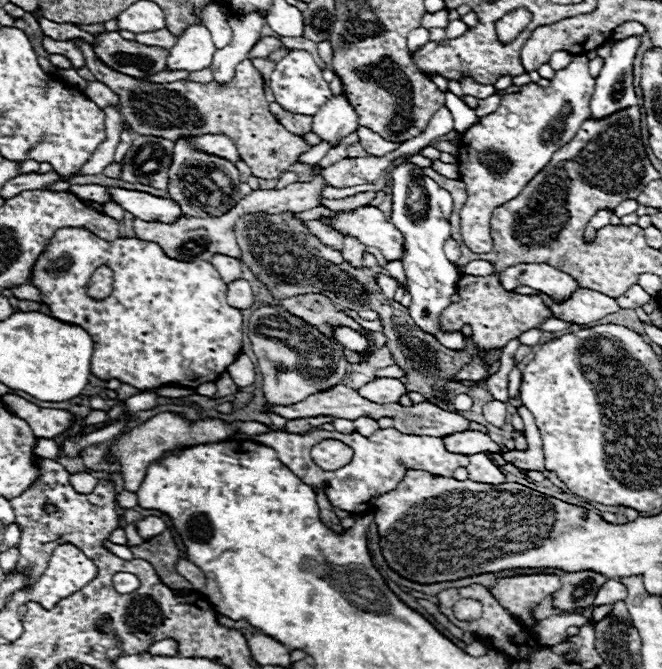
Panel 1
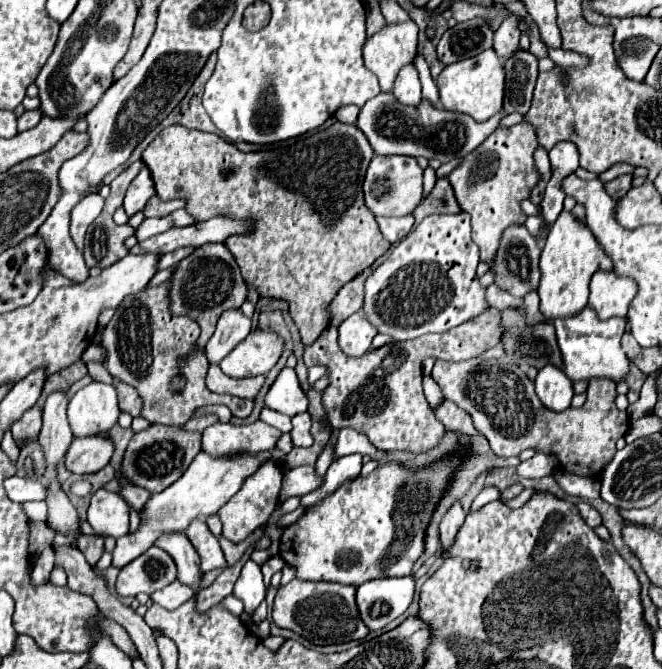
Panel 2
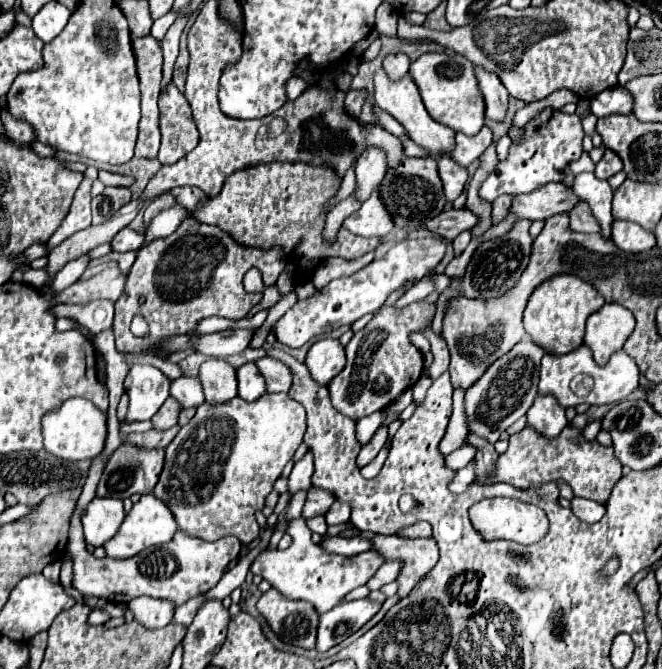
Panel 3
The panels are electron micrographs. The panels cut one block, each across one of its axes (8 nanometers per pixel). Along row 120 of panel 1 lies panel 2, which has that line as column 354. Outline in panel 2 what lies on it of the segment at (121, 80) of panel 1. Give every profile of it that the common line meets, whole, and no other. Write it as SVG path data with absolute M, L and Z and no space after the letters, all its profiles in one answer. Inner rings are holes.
M336 122L332 124L330 128L326 130L318 130L314 132L312 136L304 136L300 138L296 144L292 146L282 146L282 148L276 148L276 150L270 150L270 152L238 152L238 148L234 144L228 144L226 140L222 140L220 136L216 134L206 134L206 132L200 132L200 130L190 130L190 128L184 128L184 126L168 126L164 128L148 146L146 150L142 152L142 162L148 166L148 170L152 172L152 180L156 184L156 194L158 198L162 200L174 200L174 198L186 198L188 204L186 204L186 210L198 220L208 220L210 216L228 216L228 218L254 218L256 220L256 232L250 234L250 236L232 236L226 240L226 246L228 250L234 254L238 266L240 266L240 272L244 276L244 280L248 284L252 284L258 294L262 298L282 298L290 304L290 316L294 318L300 334L302 334L302 342L304 344L314 344L314 340L318 340L318 336L328 328L330 324L330 304L332 304L332 298L338 294L338 290L348 284L352 278L356 278L360 272L364 272L366 268L370 268L382 254L388 252L388 248L392 246L388 240L384 240L384 236L380 234L378 230L378 224L374 220L374 214L366 208L364 204L364 192L362 192L362 182L364 182L364 174L366 174L366 168L372 160L372 148L366 140L366 136L362 136L362 132L358 132L358 128L354 124L342 124L342 122Z

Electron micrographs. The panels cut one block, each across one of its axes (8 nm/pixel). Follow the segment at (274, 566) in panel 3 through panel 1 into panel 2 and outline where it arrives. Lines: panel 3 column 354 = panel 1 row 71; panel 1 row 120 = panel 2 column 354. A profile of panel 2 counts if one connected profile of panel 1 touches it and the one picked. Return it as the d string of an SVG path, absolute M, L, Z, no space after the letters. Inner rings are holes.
M462 454L446 456L440 462L434 462L426 468L412 470L398 462L386 462L378 466L366 478L354 478L344 482L324 500L306 508L306 512L295 523L284 528L280 538L280 556L282 560L296 570L298 580L314 580L314 582L340 582L340 584L356 584L360 586L366 580L382 578L382 576L408 576L412 572L414 562L424 552L424 538L432 514L442 500L448 482L454 472L462 464Z

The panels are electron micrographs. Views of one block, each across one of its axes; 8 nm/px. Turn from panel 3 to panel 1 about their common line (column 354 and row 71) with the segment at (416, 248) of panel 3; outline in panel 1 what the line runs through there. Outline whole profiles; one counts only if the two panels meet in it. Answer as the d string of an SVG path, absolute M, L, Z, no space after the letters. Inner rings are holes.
M292 50L286 54L270 74L270 90L274 100L292 114L314 116L330 100L332 92L328 82L322 78L322 70L316 66L314 58L306 50Z

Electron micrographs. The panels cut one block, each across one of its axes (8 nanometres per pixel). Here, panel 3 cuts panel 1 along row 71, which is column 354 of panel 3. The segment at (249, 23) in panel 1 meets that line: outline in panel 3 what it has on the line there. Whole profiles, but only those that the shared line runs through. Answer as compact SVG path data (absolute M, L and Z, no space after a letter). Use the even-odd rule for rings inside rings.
M378 190L372 192L372 196L360 206L360 210L356 210L352 216L348 216L342 222L342 228L346 228L348 232L356 236L364 236L364 238L386 238L388 236L394 224L378 196Z

